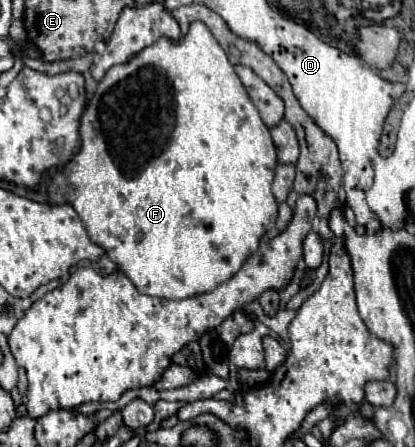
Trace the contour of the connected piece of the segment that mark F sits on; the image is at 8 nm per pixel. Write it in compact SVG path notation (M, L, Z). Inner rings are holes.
M194 21L188 33L182 35L178 41L160 37L156 43L132 55L126 63L114 65L98 83L98 89L92 95L92 103L88 101L88 107L82 115L80 137L82 137L80 151L64 167L64 171L52 175L52 181L48 185L48 203L50 205L64 205L64 201L70 203L80 215L84 227L88 229L92 243L104 249L104 253L128 275L128 279L136 285L140 293L162 299L186 299L200 293L208 293L216 289L220 283L228 281L232 275L236 275L244 265L244 261L258 251L260 237L266 231L270 231L270 225L272 227L276 225L278 203L272 195L272 181L278 159L276 159L276 147L270 137L270 129L264 125L254 103L248 99L248 93L244 91L244 85L240 83L224 49L202 21Z

